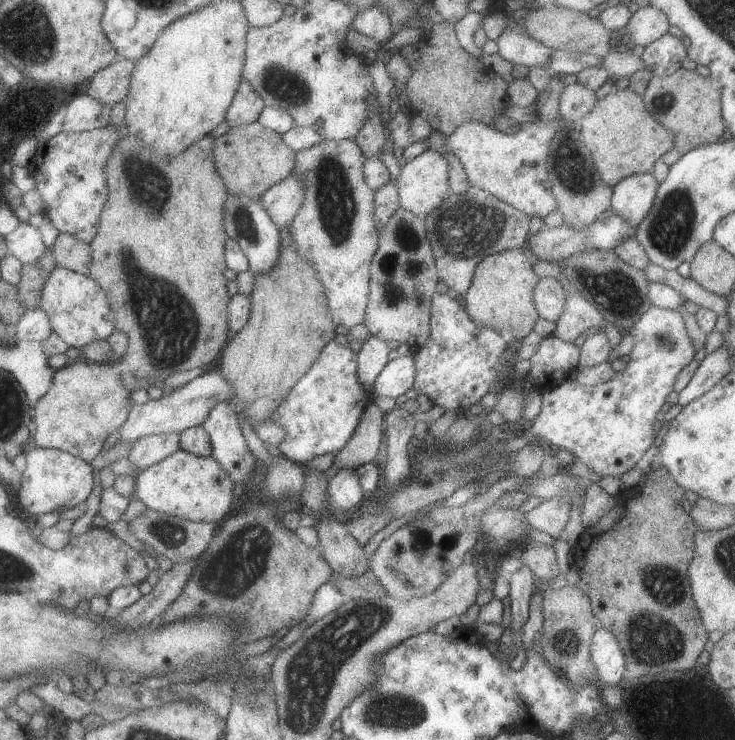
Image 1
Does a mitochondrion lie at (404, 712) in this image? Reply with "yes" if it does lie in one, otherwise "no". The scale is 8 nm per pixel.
yes

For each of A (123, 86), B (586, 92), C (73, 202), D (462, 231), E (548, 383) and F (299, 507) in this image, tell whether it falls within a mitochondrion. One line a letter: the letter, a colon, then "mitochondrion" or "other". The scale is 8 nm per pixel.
A: other
B: other
C: other
D: mitochondrion
E: other
F: other

